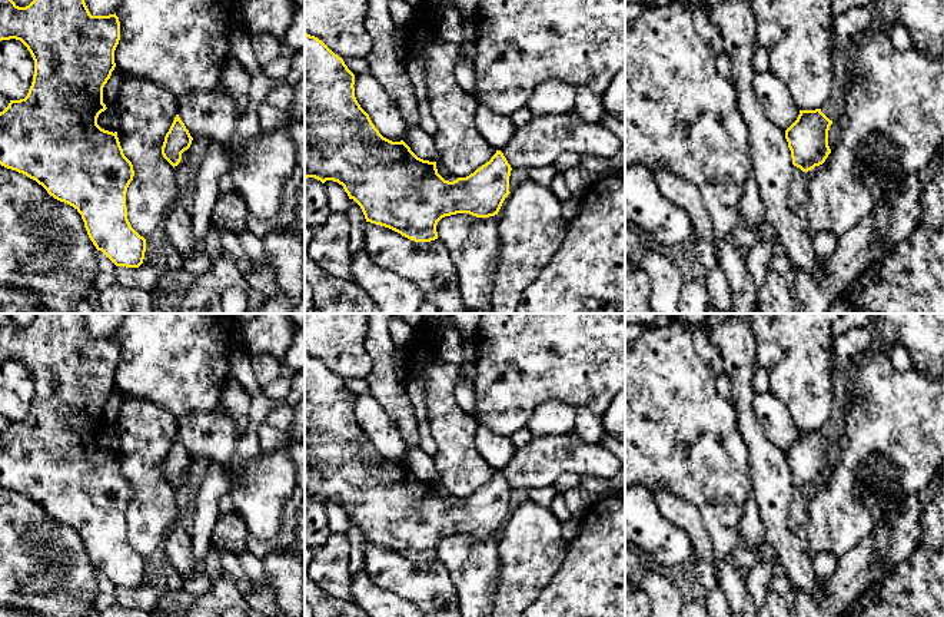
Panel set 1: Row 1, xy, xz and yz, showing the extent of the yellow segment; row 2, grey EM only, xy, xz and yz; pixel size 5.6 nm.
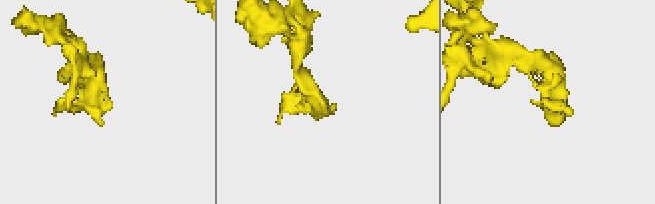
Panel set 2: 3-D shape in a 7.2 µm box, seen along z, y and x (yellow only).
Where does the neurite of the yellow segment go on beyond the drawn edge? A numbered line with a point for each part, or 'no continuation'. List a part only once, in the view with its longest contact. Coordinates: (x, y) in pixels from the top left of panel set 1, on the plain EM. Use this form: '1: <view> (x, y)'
no continuation

